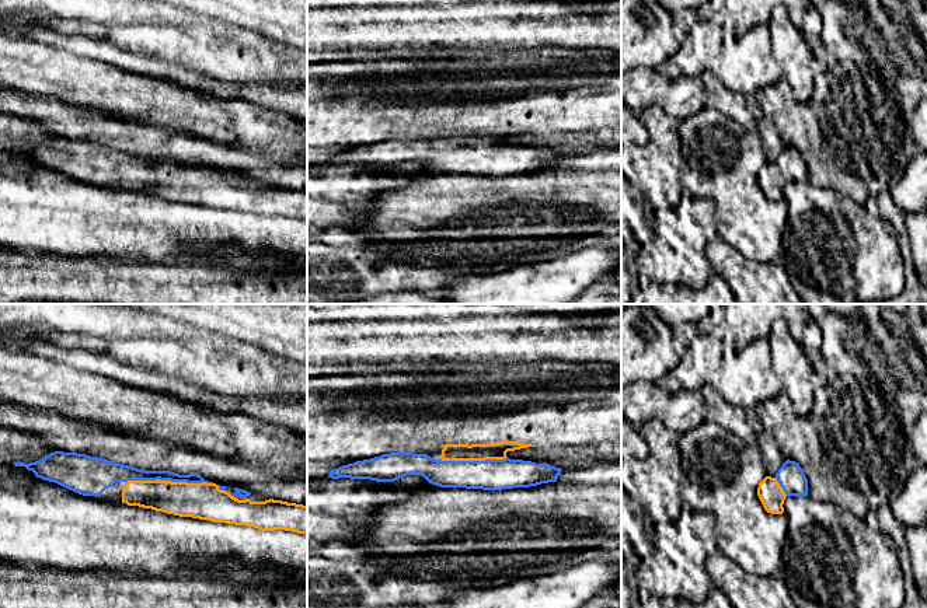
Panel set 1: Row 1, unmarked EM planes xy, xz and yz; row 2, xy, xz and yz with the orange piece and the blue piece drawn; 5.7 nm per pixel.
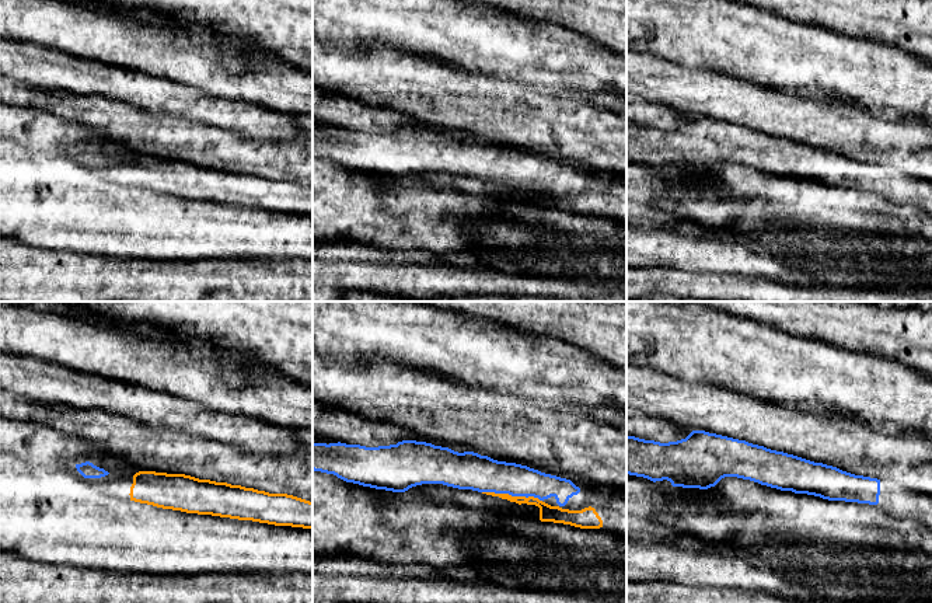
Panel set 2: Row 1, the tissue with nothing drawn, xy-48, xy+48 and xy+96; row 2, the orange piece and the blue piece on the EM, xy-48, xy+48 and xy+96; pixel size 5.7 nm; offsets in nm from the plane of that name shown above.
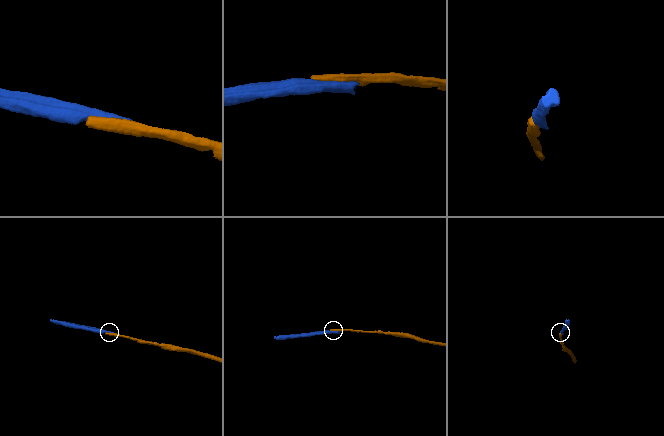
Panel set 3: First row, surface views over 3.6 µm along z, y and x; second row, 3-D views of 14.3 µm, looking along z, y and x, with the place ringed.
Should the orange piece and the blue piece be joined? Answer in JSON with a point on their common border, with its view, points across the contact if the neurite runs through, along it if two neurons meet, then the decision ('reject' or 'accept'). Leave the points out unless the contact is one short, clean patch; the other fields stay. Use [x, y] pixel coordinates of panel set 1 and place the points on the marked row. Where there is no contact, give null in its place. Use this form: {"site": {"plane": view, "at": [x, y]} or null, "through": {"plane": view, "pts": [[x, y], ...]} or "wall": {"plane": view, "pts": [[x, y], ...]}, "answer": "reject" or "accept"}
{"site": {"plane": "xy", "at": [170, 481]}, "answer": "accept"}

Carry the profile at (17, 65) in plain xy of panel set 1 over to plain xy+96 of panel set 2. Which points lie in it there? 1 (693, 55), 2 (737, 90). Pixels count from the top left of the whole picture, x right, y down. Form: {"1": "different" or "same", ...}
{"1": "different", "2": "same"}

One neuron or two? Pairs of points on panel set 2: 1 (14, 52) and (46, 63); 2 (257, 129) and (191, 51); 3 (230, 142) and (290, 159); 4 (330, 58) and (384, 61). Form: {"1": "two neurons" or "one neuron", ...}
{"1": "one neuron", "2": "two neurons", "3": "one neuron", "4": "one neuron"}

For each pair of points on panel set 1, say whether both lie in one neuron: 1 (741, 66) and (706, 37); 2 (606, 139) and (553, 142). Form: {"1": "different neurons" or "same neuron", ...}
{"1": "same neuron", "2": "same neuron"}

